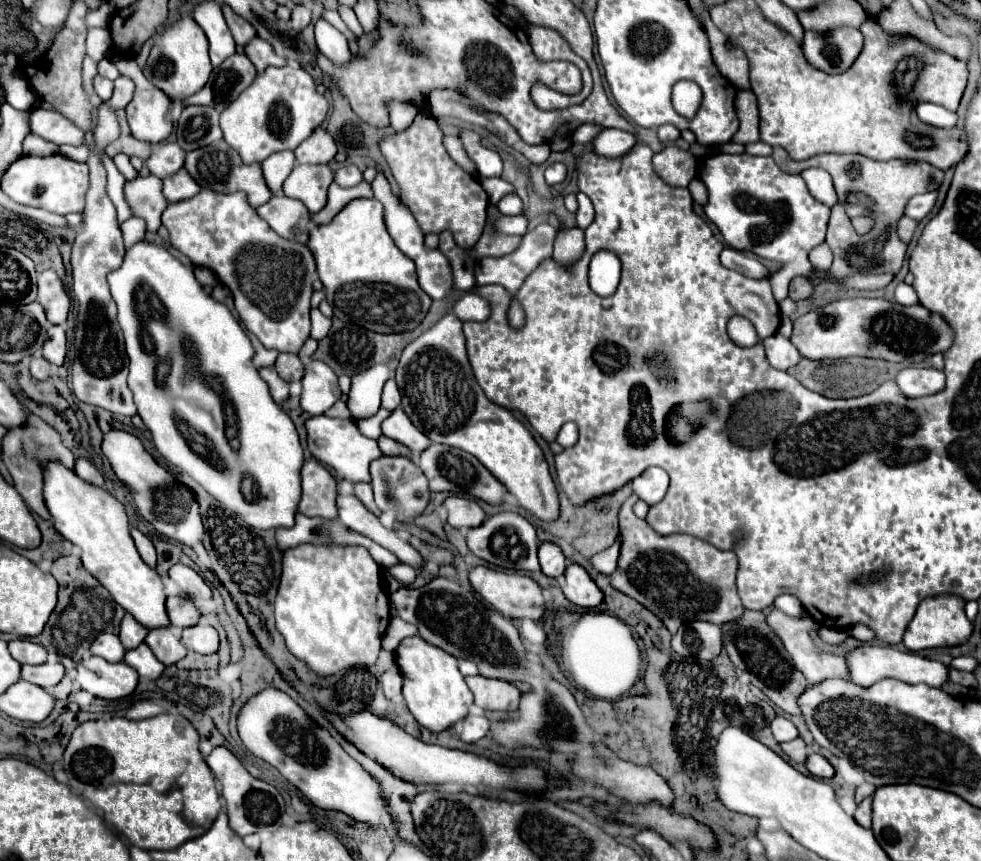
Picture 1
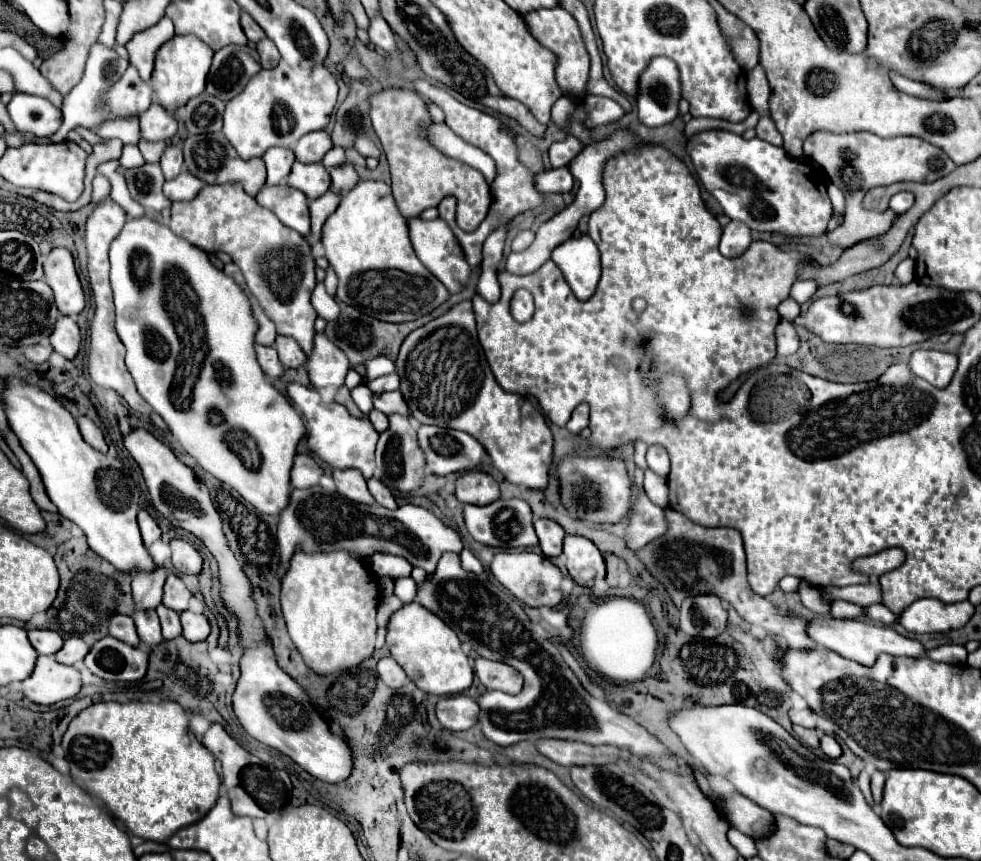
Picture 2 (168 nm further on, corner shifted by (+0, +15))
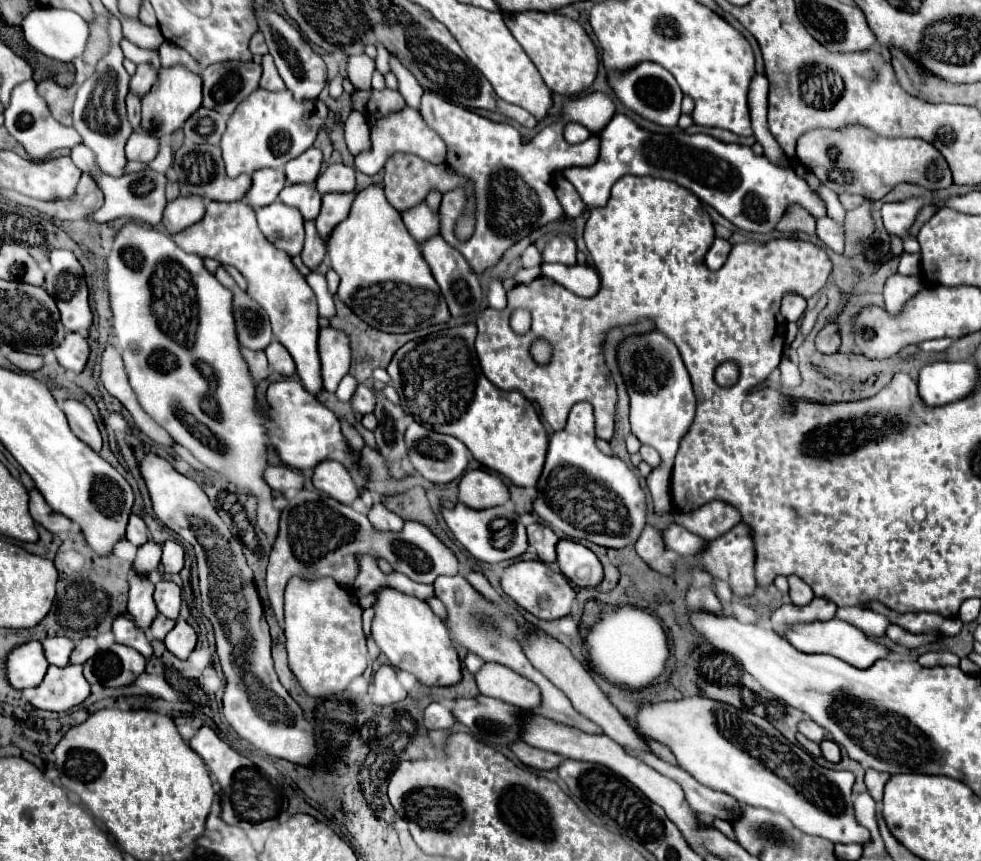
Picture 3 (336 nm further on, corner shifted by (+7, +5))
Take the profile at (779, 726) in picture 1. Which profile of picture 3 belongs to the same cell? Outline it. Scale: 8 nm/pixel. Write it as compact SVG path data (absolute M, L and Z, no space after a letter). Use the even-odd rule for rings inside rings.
M804 719L798 729L800 729L800 733L804 733L808 739L812 739L816 743L820 743L826 737L826 731L818 723L814 723L812 719Z

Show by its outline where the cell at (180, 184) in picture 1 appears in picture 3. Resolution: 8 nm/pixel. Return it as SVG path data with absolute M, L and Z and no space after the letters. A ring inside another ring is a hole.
M178 197L176 201L170 201L164 211L164 225L170 235L176 235L184 231L184 227L190 227L192 223L198 223L204 215L204 201L200 197Z

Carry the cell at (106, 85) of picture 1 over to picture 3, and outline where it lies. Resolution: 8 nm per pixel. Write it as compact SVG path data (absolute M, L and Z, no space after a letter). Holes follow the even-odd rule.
M114 15L110 17L110 37L112 37L110 53L98 63L96 73L90 79L86 79L84 85L76 93L72 127L82 135L84 145L90 147L98 155L98 167L106 174L119 177L124 174L124 168L128 163L125 145L134 129L126 117L124 99L130 91L130 75L126 73L126 69L122 65L124 55L118 45L122 39L122 31L120 31L120 21ZM122 123L126 123L126 125L122 125Z

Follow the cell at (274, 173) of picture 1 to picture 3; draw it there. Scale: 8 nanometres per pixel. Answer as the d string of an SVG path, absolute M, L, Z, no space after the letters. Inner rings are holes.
M260 169L252 175L252 187L246 193L246 203L252 209L266 207L278 199L278 193L286 185L286 177L276 169Z

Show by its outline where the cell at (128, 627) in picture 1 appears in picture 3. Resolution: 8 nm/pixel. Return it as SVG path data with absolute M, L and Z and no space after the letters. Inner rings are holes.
M148 541L138 549L136 561L134 561L134 569L140 575L154 575L154 571L160 565L160 555L162 555L162 545L156 541Z

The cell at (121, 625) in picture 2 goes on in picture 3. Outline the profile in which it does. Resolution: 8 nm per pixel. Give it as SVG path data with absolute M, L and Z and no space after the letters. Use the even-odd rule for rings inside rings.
M118 617L112 625L112 631L116 635L116 643L122 645L130 645L136 651L140 651L144 657L152 657L154 649L150 643L150 637L146 635L146 631L142 631L132 619L128 617Z

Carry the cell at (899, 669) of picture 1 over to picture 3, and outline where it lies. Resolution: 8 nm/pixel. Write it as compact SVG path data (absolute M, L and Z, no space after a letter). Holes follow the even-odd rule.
M830 619L830 621L812 621L812 623L794 623L784 629L782 633L798 651L802 653L828 653L834 655L858 669L868 669L874 661L884 659L888 655L888 649L882 647L880 643L872 641L870 637L862 635L858 627L840 621L840 619Z

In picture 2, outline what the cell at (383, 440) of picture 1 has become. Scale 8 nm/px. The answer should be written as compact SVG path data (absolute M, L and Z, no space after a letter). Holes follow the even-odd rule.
M371 411L369 413L369 421L373 423L373 427L377 429L377 433L381 433L381 431L385 431L387 427L389 427L389 419L387 419L387 415L383 415L381 411Z

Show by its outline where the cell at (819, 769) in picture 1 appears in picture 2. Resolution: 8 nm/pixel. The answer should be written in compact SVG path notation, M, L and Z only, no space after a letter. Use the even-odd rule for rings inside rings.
M823 735L819 743L821 743L821 745L819 745L819 747L821 747L821 751L823 751L829 759L837 759L837 757L841 755L841 747L839 747L839 743L837 743L833 737Z

